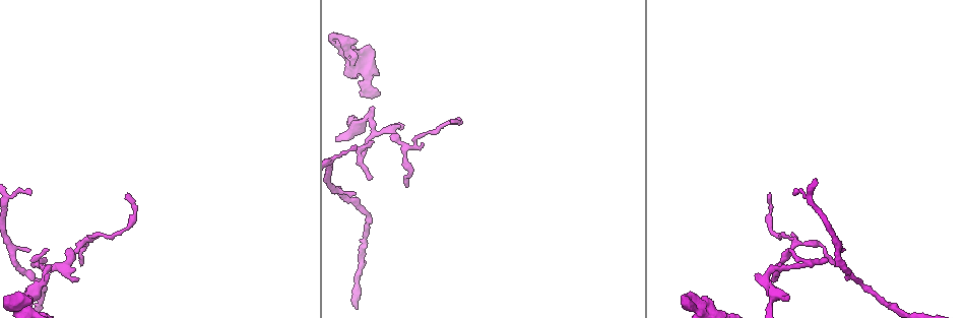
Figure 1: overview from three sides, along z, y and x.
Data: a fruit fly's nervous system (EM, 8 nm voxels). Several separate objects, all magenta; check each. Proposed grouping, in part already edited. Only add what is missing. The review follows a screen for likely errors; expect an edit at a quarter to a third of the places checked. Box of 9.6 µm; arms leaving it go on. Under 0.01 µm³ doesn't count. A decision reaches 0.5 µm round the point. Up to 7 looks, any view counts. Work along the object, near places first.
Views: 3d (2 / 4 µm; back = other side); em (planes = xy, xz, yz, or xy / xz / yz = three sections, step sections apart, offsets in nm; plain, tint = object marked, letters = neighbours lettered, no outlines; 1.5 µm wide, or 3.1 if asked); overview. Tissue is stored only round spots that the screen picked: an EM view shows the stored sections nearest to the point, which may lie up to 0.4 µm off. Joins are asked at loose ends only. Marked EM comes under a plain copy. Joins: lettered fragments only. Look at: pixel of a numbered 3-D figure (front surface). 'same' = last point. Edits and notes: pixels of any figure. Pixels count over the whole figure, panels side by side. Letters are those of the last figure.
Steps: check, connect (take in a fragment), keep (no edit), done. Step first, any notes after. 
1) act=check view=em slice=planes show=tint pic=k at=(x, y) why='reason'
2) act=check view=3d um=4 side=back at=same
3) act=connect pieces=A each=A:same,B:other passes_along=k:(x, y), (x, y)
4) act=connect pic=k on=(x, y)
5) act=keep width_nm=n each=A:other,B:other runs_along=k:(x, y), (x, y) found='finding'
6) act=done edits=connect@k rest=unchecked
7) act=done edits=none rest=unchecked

act=check view=em slice=planes show=letters pic=1 at=(337, 139) why='an open end'

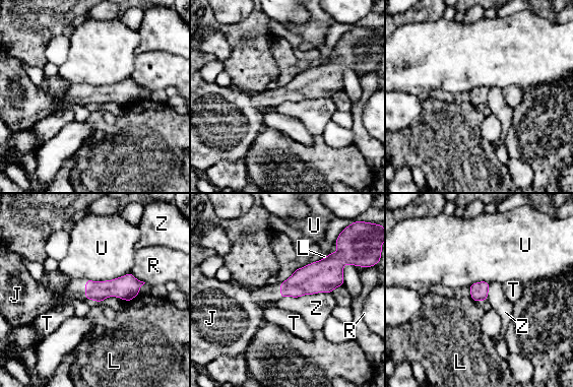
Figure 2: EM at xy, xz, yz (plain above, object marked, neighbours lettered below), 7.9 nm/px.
act=connect pieces=J width_nm=140 each=J:same,L:other,R:other,T:other,U:other,Z:other found='the neuron continues'

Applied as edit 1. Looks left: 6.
act=check view=em slice=planes show=letters pic=1 at=(793, 192) why='tapers out'

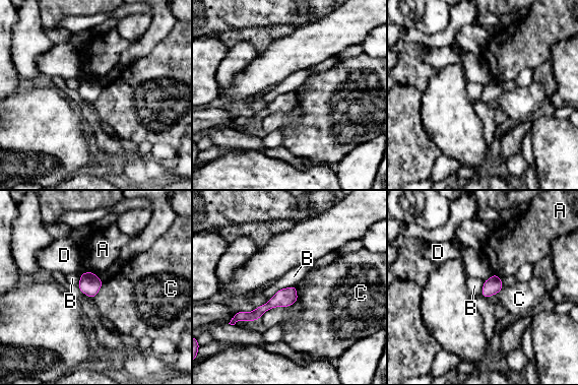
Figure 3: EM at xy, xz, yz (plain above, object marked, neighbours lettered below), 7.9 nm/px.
act=keep width_nm=140 each=A:other,B:other,C:other,D:other runs_along=3:(294, 290), (252, 316), (237, 317) found='none of them fits'

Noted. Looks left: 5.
act=check view=em slice=planes show=tint pic=1 at=(10, 296) why='free end'

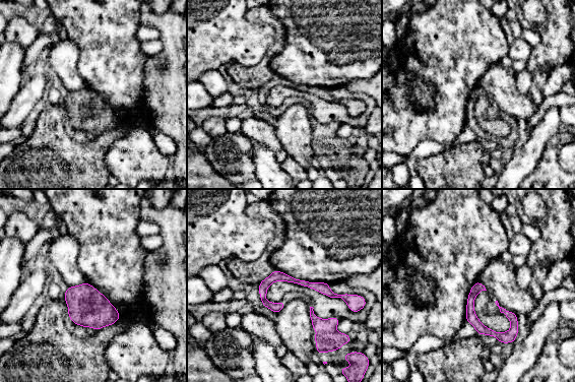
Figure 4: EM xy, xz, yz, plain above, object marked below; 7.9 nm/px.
act=check view=em slice=planes show=letters at=same

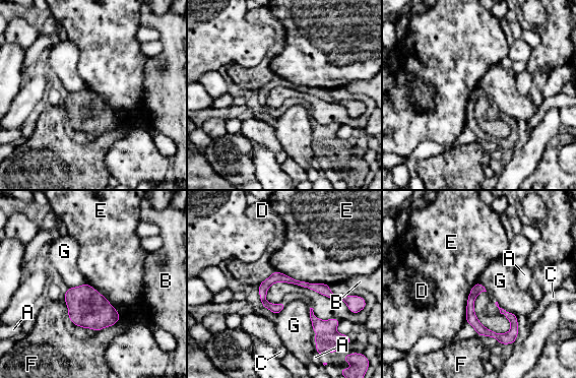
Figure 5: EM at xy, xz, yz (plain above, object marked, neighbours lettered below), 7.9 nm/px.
act=keep each=A:other,B:other,C:other,D:other,E:other,F:other,G:other runs_along=5:(261, 287), (286, 278), (332, 296) found='no lettered fragment goes on from it'

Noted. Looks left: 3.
act=done edits=connect@2 rest=unchecked

